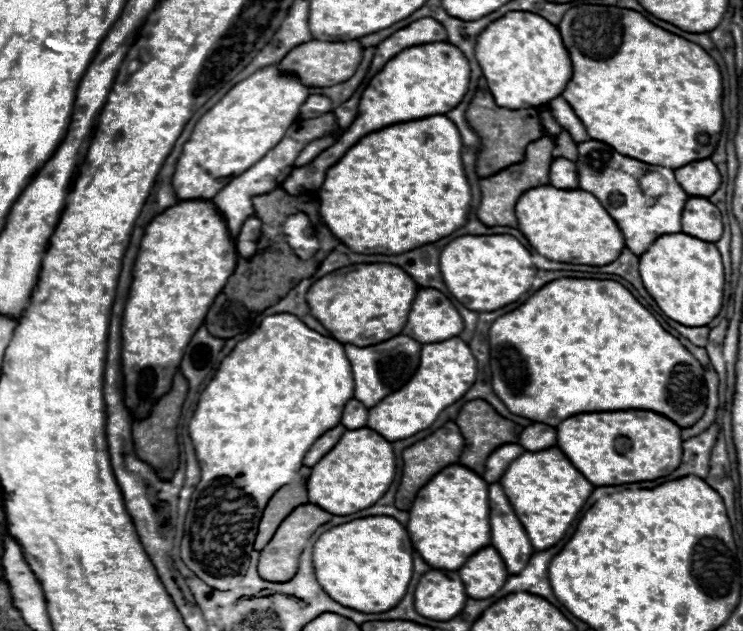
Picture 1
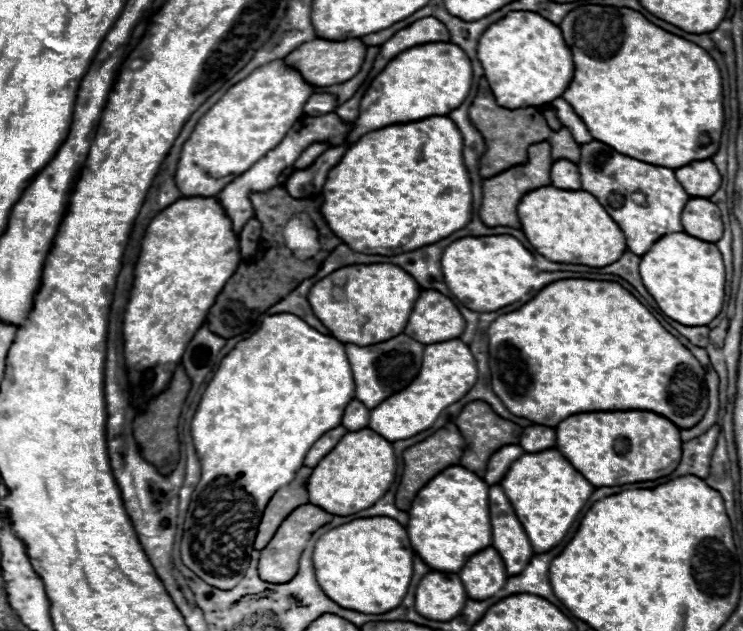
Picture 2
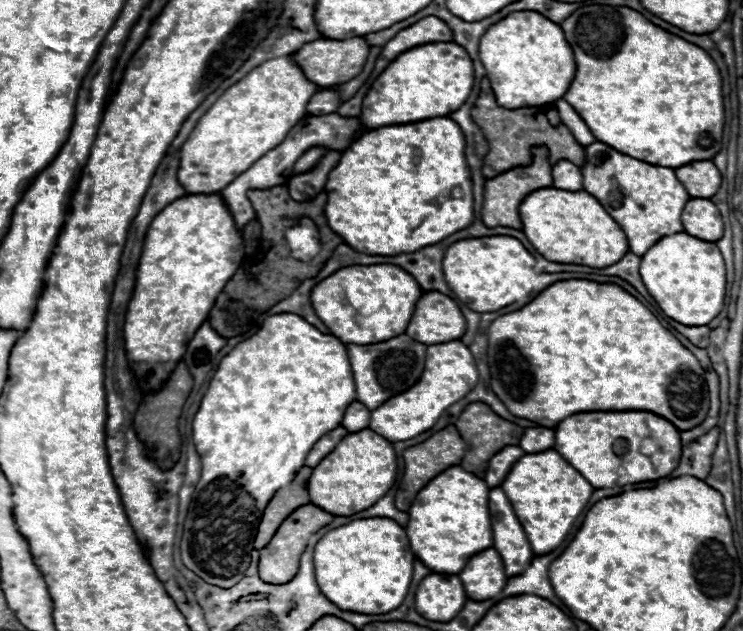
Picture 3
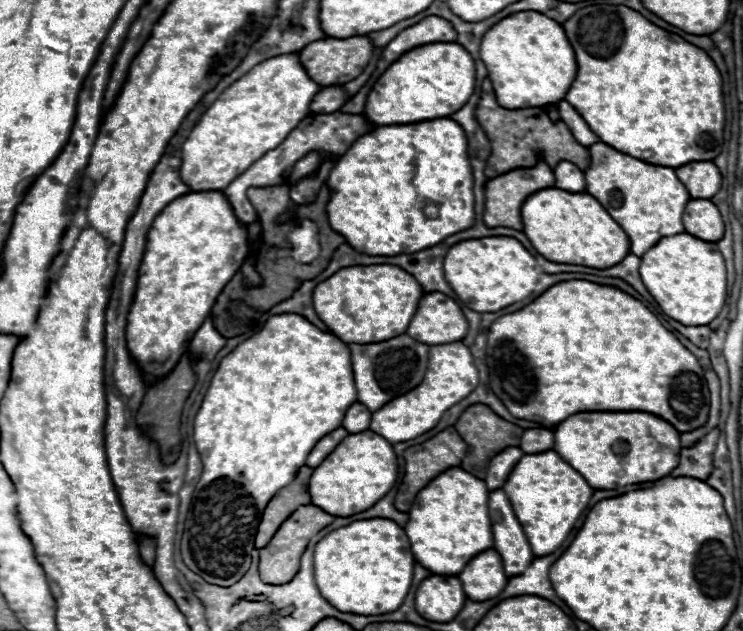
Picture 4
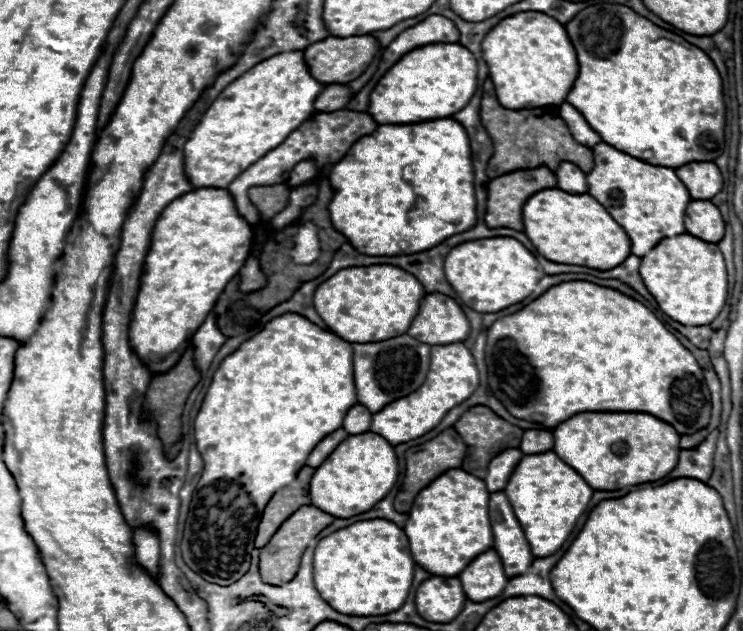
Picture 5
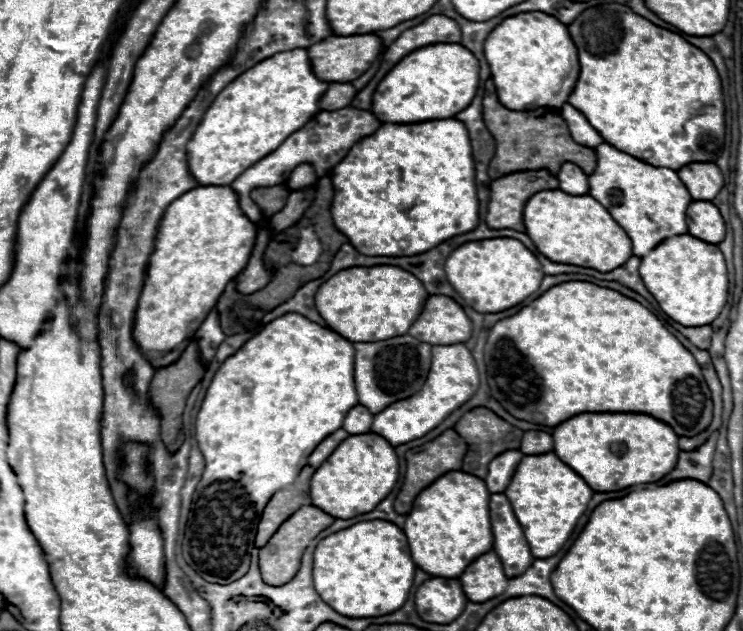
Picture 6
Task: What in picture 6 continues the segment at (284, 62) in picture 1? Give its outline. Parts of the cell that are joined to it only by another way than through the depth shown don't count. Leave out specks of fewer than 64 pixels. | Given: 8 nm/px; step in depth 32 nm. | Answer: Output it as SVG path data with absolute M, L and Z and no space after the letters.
M364 34L364 36L332 36L326 38L324 42L318 42L316 46L310 46L310 60L314 66L314 74L320 80L326 82L352 82L358 76L362 76L378 58L380 52L384 52L386 46L376 34Z

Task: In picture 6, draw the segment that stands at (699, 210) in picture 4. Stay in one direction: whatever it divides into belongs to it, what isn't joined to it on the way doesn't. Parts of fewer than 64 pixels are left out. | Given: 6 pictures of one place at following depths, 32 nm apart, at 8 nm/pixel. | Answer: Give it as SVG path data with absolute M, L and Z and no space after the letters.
M694 200L688 206L688 234L708 244L720 244L726 236L726 224L712 202Z

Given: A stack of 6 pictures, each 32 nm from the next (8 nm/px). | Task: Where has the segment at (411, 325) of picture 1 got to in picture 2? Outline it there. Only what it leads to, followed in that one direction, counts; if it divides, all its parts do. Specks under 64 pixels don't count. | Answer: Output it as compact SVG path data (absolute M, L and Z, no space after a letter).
M422 290L404 334L422 344L438 344L460 338L464 328L466 320L448 296L436 290Z

